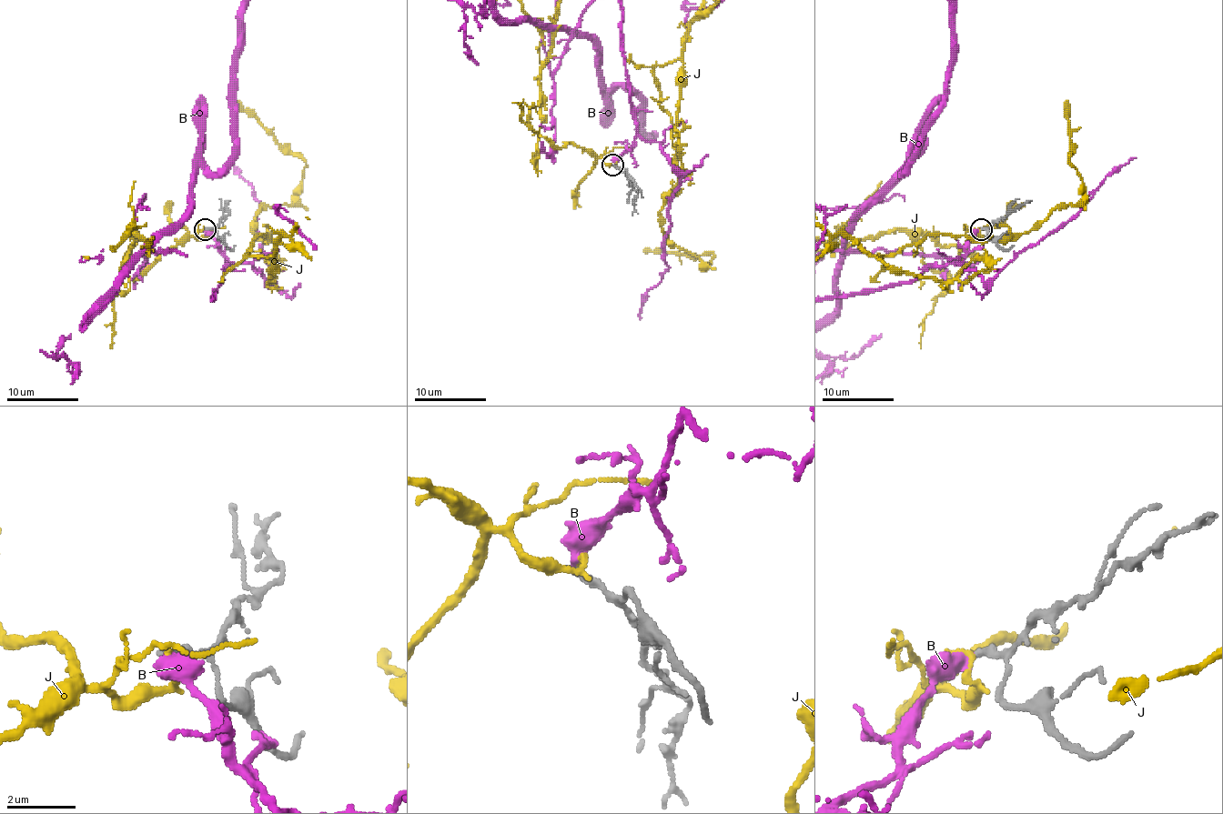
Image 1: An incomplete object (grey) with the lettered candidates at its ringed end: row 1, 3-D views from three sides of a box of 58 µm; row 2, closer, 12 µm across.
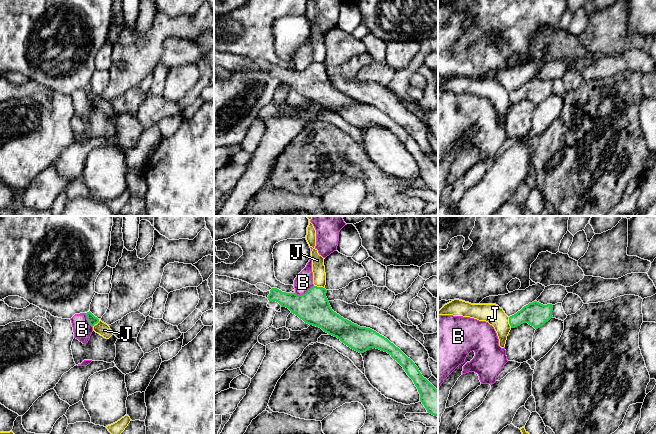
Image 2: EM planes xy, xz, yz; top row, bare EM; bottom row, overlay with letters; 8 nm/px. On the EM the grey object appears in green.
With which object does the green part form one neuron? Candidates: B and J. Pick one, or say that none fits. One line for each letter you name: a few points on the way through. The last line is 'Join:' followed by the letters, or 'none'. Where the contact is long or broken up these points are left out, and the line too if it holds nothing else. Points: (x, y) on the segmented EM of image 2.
Join: none

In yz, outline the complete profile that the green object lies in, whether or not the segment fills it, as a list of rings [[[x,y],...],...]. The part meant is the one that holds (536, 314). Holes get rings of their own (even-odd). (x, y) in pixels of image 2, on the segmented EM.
[[[534,301],[524,306],[516,314],[510,316],[509,324],[511,328],[515,328],[523,323],[528,323],[535,329],[538,329],[553,317],[552,311],[552,304],[543,305],[537,301]]]

